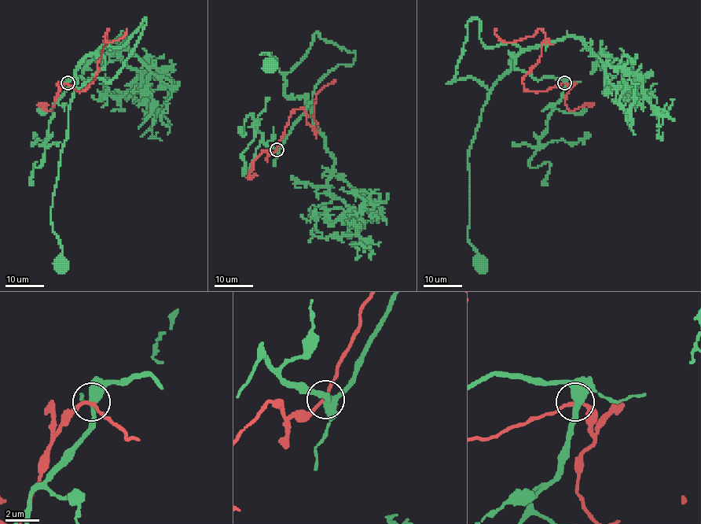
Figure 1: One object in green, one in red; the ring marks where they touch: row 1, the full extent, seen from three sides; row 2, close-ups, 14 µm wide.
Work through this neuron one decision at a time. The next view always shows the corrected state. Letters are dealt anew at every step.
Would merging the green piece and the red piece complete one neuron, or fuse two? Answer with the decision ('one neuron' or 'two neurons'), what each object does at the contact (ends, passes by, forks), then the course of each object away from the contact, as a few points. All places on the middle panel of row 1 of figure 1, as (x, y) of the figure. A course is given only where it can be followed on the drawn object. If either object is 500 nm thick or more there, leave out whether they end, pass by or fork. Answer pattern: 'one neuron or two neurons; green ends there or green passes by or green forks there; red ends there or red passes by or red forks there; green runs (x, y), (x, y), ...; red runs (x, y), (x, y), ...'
two neurons; green passes by; red passes by; green runs (277, 149), (314, 101), (310, 105), (306, 96), (288, 96), (277, 60), (259, 53), (268, 53), (269, 64); red runs (277, 149), (289, 116), (297, 108), (302, 108), (314, 131), (317, 94), (336, 81)

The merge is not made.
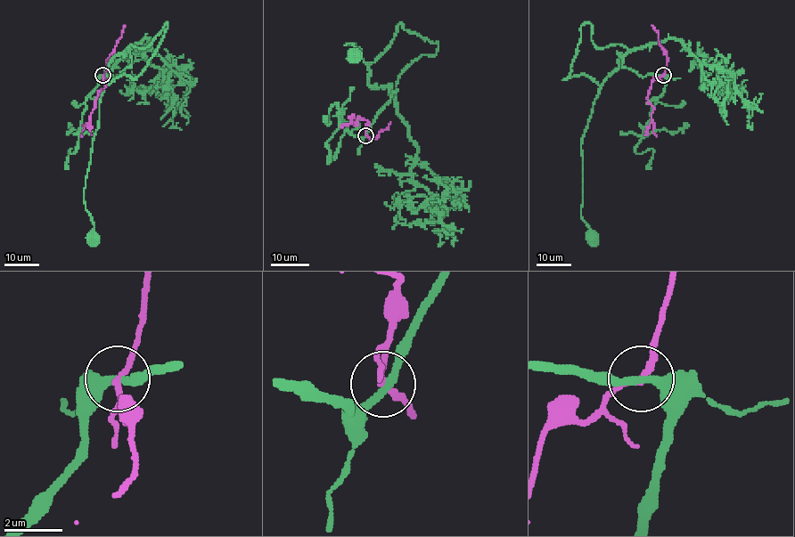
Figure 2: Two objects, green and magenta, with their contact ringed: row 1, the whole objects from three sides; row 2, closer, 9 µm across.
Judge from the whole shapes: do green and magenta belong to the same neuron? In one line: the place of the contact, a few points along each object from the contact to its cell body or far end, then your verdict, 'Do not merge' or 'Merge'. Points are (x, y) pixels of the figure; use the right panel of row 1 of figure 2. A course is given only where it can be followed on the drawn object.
Place: (663, 75). Course of green: (663, 75), (641, 77), (619, 53), (594, 101), (581, 143), (580, 215), (592, 236). Course of magenta: (663, 75), (651, 82), (647, 95), (647, 101), (653, 107), (651, 120), (656, 137). Do not merge

